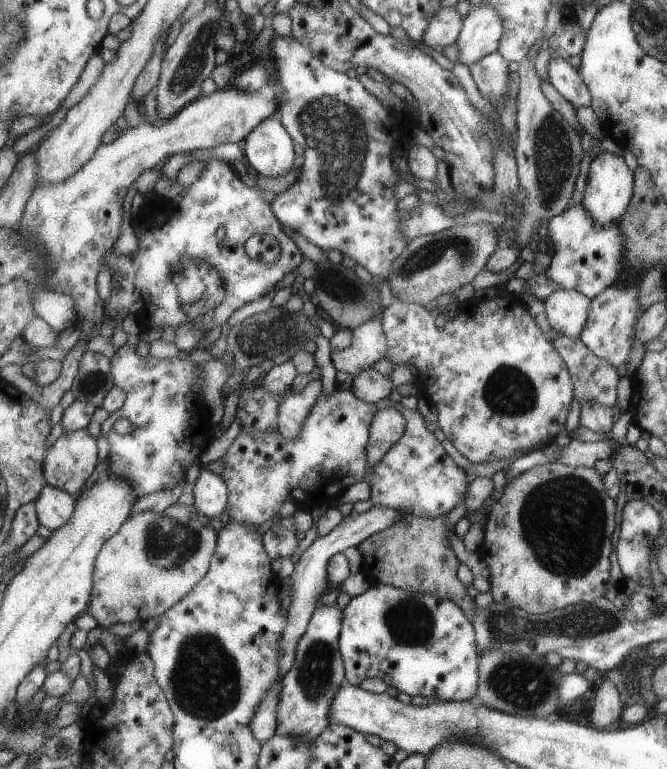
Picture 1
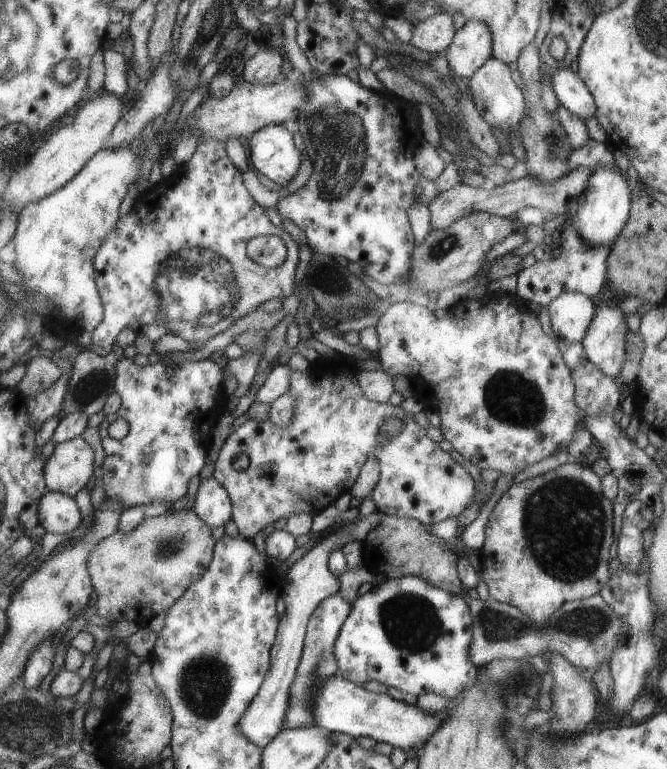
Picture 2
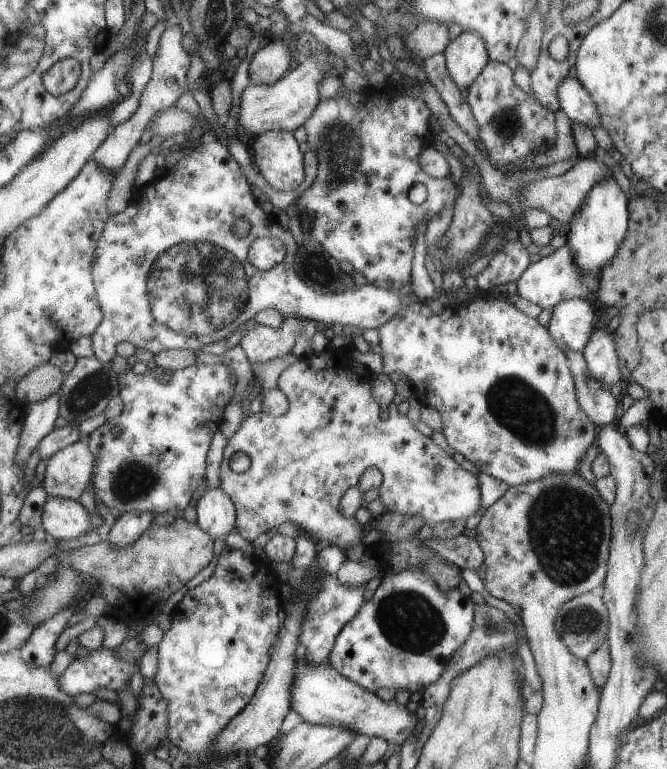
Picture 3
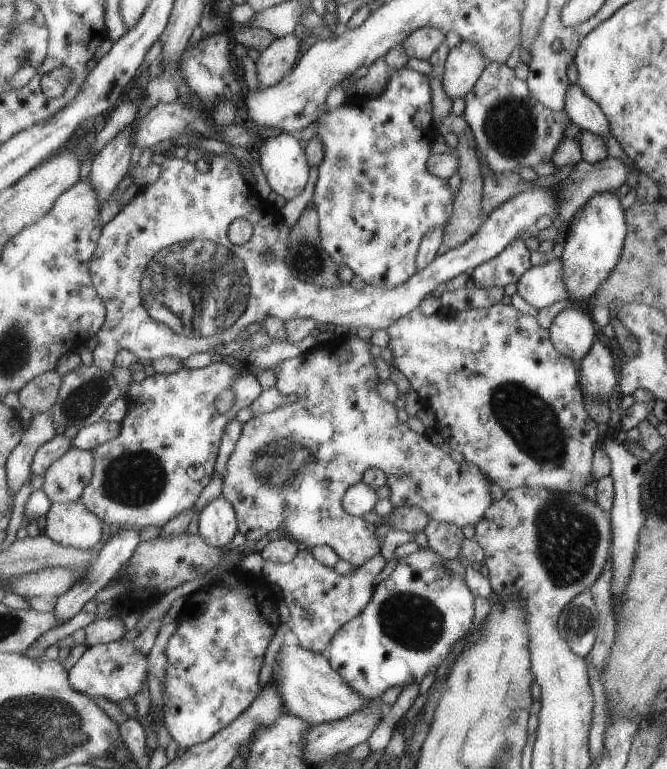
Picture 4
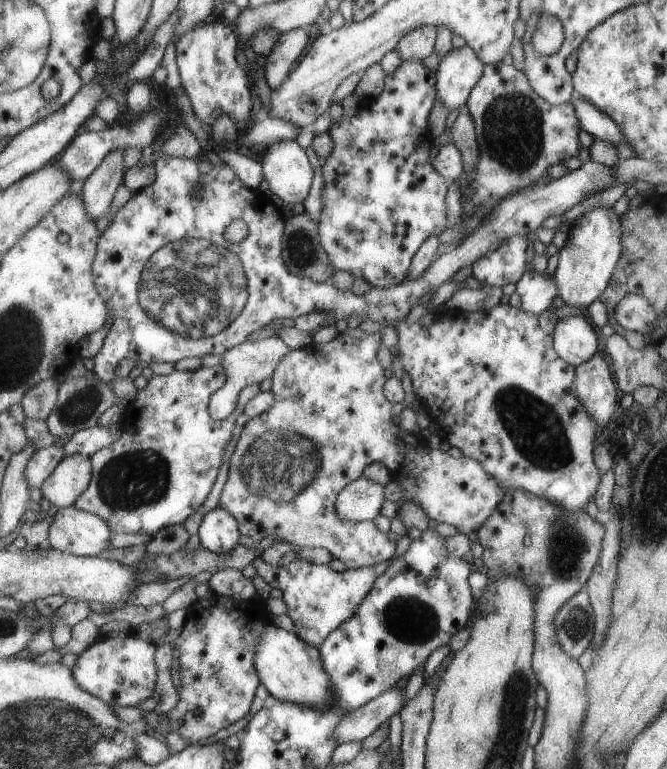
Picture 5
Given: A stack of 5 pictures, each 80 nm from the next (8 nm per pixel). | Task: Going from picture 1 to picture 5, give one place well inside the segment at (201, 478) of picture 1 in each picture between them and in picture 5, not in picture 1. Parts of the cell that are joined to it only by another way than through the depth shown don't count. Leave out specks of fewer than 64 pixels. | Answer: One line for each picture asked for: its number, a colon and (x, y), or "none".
2: (213, 503)
3: (216, 512)
4: (218, 521)
5: (219, 531)

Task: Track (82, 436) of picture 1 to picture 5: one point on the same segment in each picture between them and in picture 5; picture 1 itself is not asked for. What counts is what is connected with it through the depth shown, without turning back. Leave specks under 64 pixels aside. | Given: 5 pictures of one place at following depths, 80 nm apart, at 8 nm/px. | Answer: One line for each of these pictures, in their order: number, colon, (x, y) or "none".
2: (71, 465)
3: (69, 470)
4: (66, 480)
5: (69, 480)

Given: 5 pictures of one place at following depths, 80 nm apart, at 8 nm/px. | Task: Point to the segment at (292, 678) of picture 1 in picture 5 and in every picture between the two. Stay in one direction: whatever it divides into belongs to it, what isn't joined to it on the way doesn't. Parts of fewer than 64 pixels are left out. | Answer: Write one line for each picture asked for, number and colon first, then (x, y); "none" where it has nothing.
2: (319, 663)
3: (334, 605)
4: (321, 601)
5: (318, 599)

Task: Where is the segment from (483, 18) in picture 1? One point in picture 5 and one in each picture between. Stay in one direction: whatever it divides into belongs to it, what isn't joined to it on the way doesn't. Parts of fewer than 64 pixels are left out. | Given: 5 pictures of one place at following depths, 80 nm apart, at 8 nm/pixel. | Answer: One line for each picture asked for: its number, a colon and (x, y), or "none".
2: (473, 45)
3: (467, 55)
4: (466, 62)
5: (458, 73)

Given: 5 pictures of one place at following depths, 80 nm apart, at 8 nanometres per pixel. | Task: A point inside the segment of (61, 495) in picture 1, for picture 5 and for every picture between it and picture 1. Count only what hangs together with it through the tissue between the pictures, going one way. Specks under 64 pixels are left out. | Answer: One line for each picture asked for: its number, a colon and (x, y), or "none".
2: (59, 513)
3: (63, 519)
4: (75, 524)
5: (82, 533)

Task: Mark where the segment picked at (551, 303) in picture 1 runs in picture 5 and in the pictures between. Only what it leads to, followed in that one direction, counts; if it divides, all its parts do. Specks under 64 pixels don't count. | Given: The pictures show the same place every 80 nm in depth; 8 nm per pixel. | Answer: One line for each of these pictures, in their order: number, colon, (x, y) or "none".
2: (571, 313)
3: (572, 323)
4: (573, 331)
5: (575, 338)

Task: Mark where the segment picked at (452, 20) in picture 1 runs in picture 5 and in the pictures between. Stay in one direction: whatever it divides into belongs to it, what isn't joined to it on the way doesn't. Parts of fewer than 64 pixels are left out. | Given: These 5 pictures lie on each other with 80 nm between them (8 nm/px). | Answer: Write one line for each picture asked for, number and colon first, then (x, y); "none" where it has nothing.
2: (436, 33)
3: (430, 37)
4: (425, 41)
5: (419, 43)

